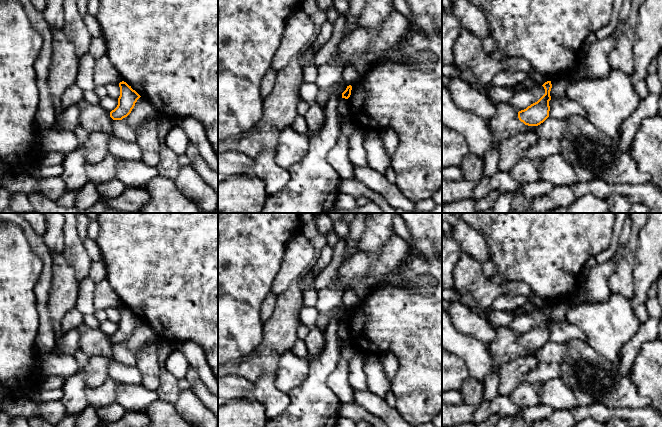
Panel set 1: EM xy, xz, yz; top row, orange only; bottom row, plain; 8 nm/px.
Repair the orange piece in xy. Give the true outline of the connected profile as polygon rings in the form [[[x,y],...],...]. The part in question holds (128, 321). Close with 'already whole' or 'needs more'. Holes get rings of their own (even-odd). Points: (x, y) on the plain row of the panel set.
[[[124,305],[119,307],[119,311],[120,320],[118,322],[118,329],[110,336],[110,341],[113,344],[122,344],[127,341],[134,332],[137,324],[141,321]]] | already whole

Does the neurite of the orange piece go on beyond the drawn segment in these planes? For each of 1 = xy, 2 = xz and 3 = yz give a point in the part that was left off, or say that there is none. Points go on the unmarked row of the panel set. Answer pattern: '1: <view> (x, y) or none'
1: none
2: none
3: none

